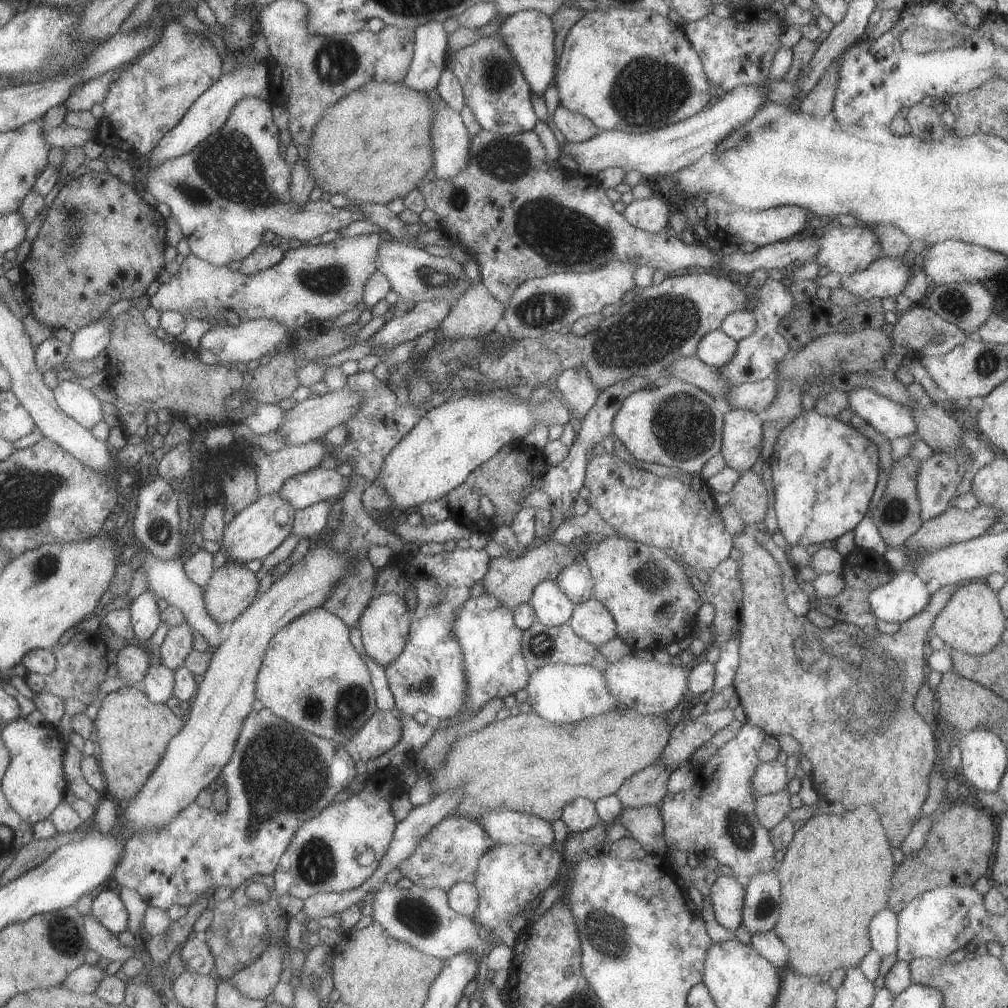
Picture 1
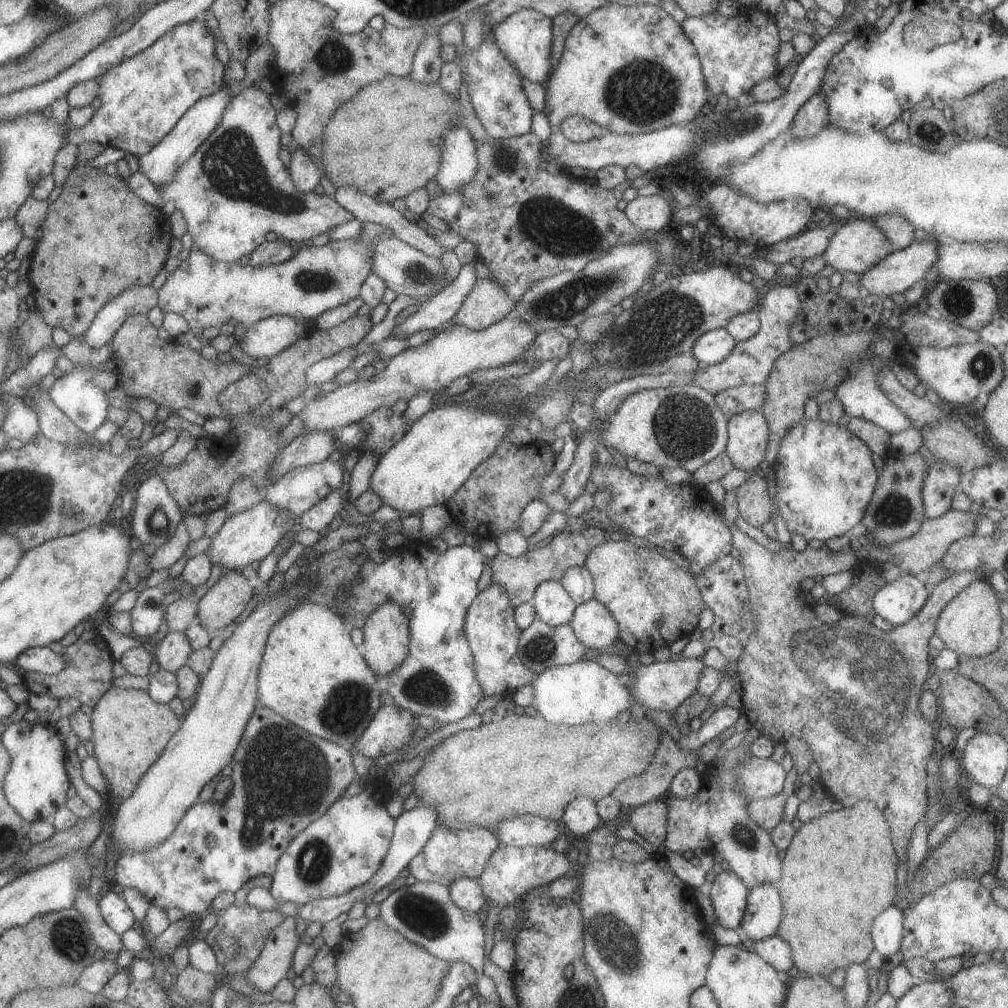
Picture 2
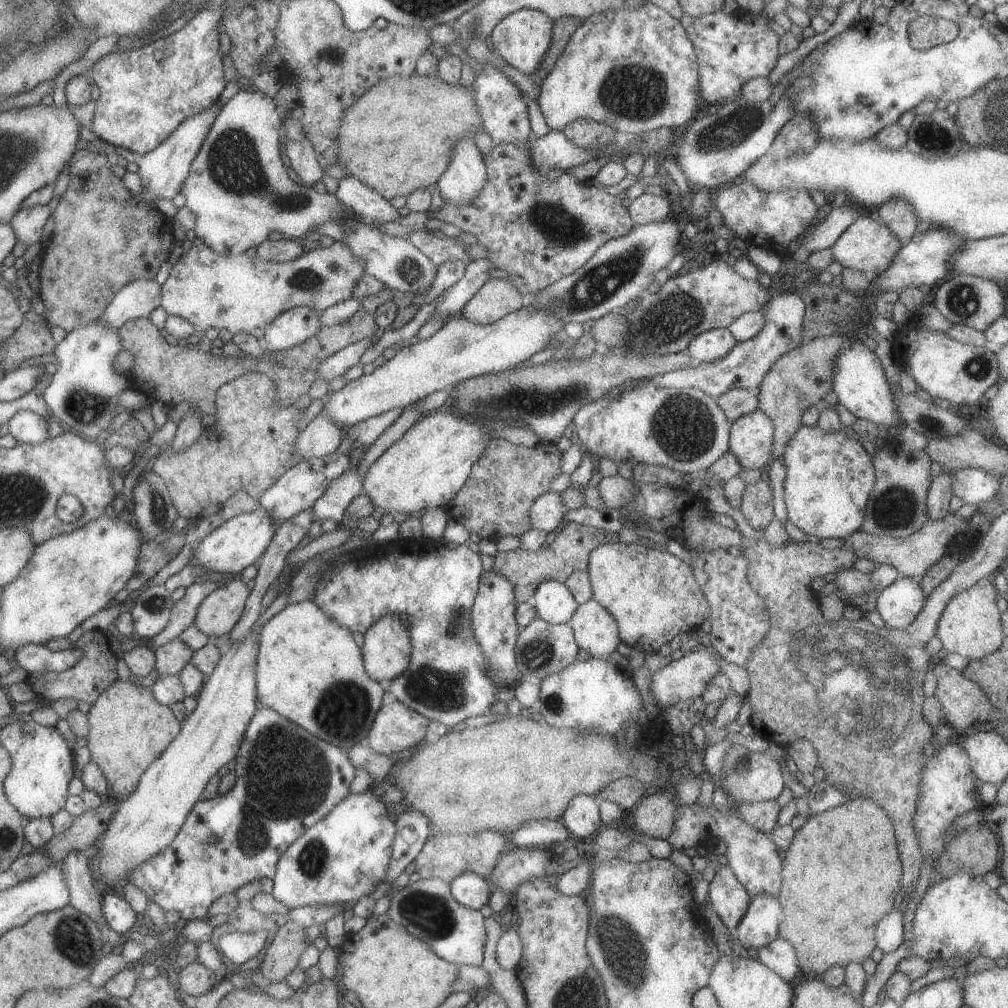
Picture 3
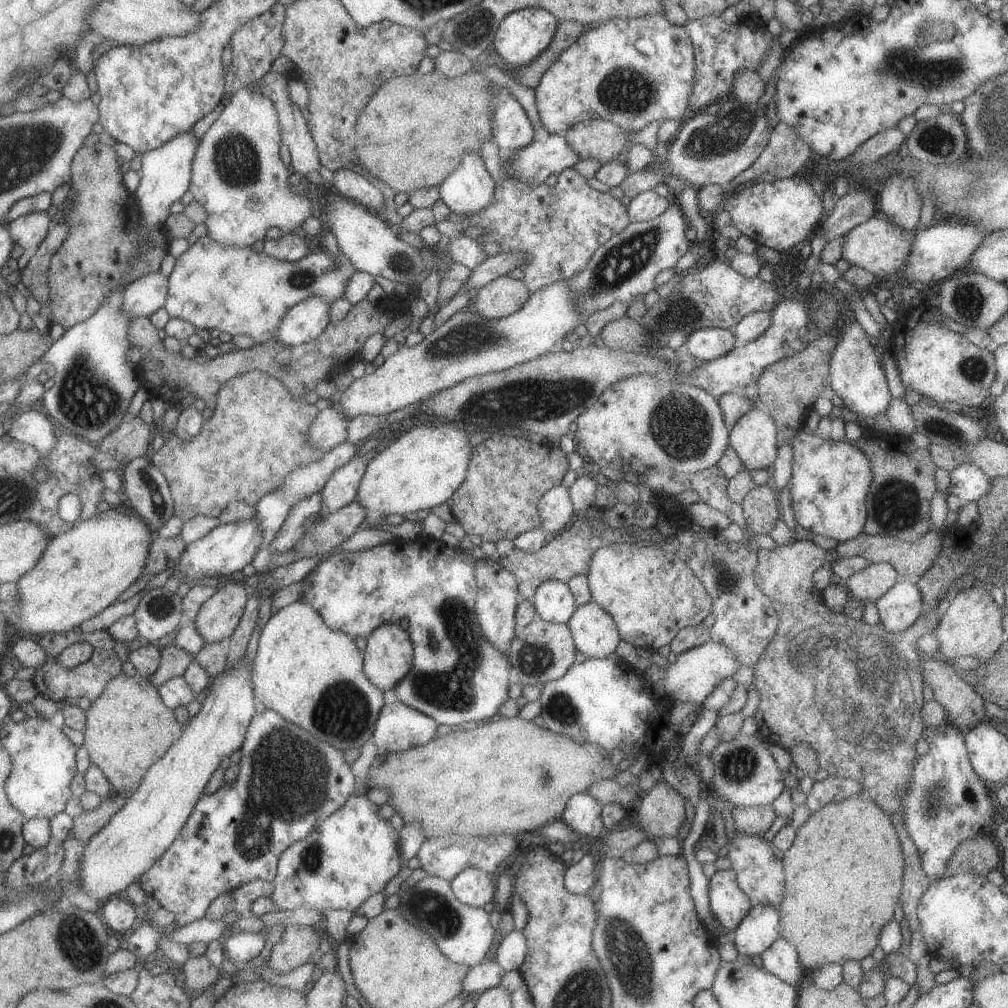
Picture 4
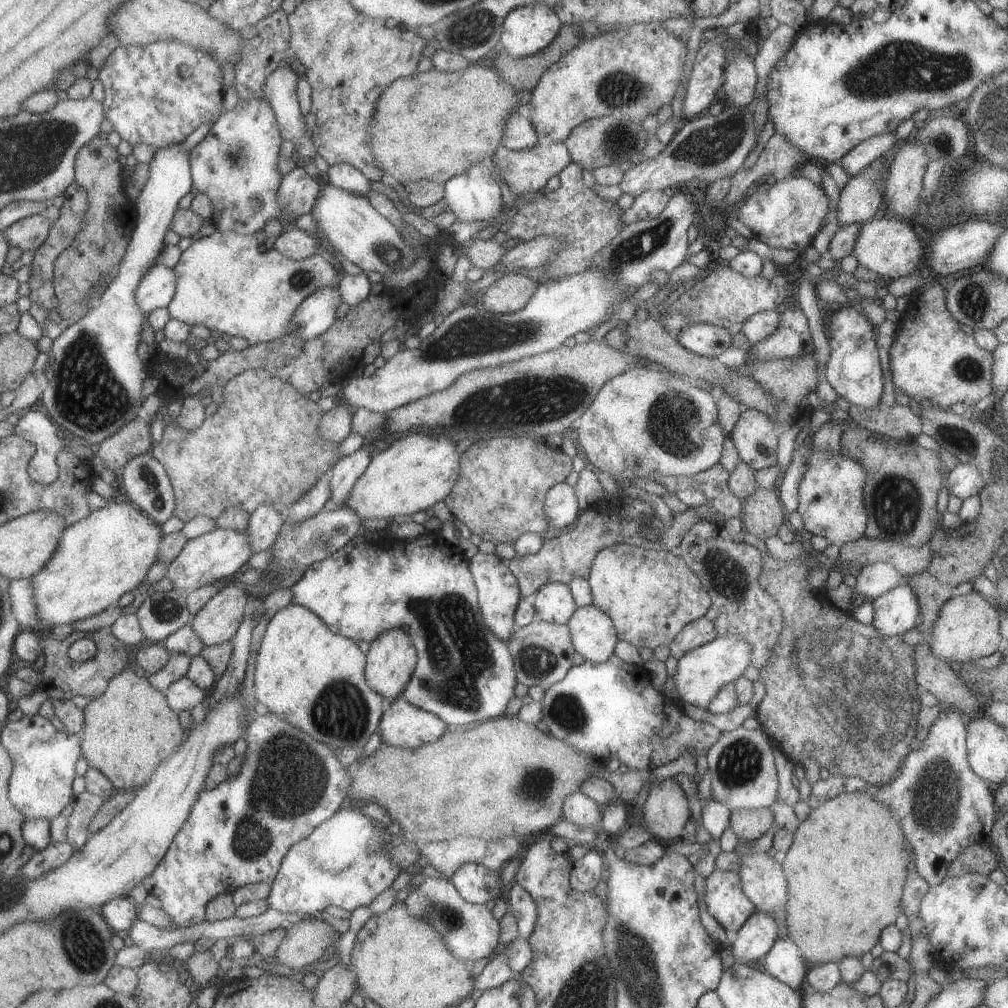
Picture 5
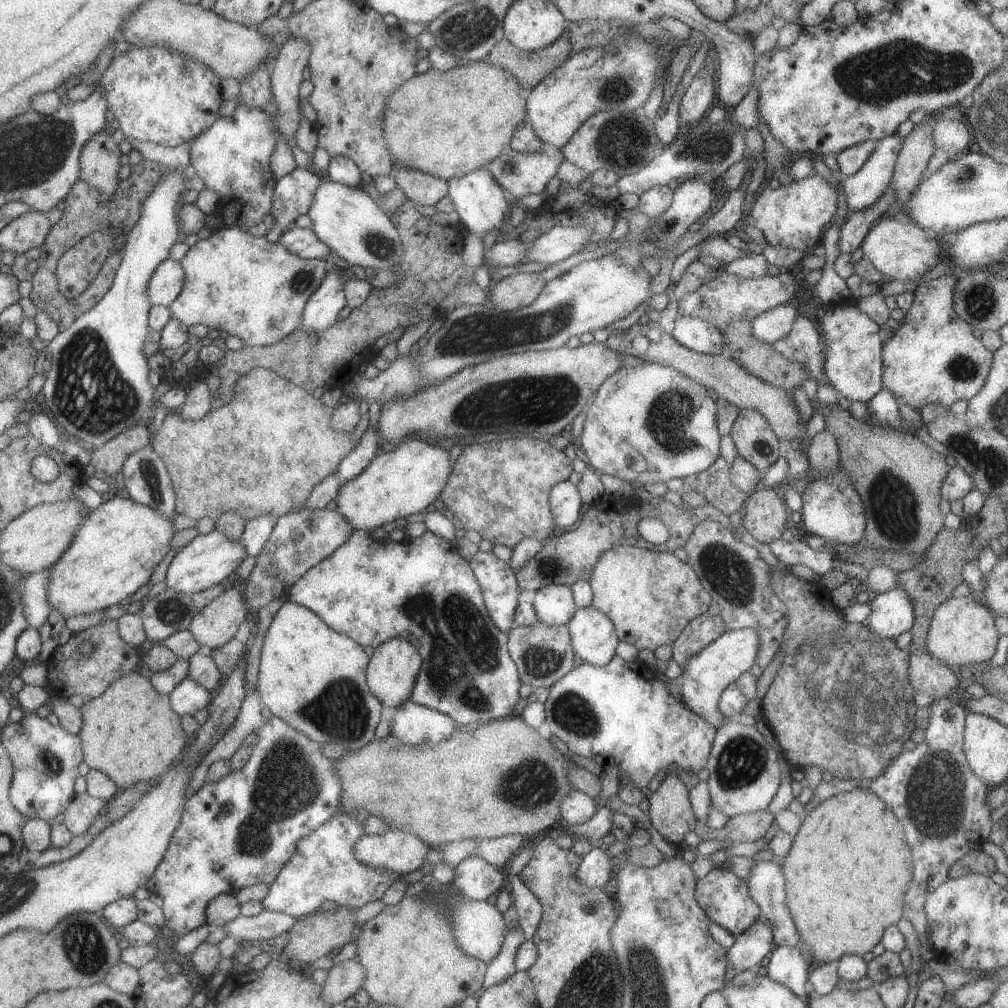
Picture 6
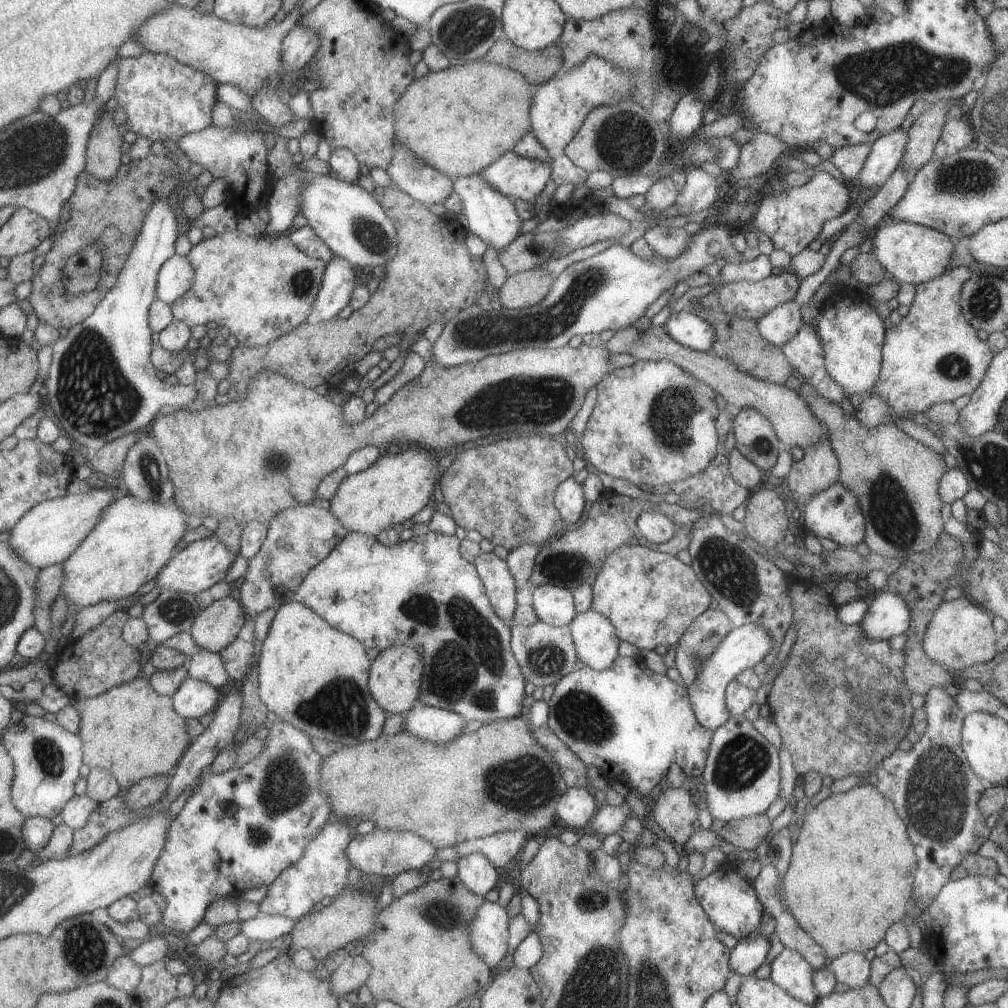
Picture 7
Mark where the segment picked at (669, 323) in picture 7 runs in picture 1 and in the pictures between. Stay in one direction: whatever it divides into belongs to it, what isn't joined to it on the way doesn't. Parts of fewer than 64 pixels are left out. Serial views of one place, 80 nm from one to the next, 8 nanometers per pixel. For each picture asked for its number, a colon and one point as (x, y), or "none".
1: (715, 348)
2: (714, 346)
3: (711, 345)
4: (705, 344)
5: (709, 340)
6: (695, 334)

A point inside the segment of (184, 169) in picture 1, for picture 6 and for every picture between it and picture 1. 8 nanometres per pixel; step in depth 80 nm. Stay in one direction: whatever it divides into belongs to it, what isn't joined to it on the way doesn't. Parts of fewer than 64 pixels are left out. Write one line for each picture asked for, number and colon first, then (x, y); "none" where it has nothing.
2: (233, 190)
3: (238, 188)
4: (236, 175)
5: (235, 164)
6: (231, 157)

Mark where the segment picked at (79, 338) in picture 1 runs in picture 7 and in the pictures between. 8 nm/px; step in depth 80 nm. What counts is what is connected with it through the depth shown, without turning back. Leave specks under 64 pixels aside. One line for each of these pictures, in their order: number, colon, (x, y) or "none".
2: (140, 299)
3: (136, 299)
4: (144, 295)
5: (156, 288)
6: (165, 284)
7: (175, 276)

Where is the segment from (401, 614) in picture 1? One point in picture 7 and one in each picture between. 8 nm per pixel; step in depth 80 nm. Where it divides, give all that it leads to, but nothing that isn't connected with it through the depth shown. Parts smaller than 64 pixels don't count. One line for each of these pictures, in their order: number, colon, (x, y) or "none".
2: (386, 636)
3: (386, 650)
4: (387, 658)
5: (391, 659)
6: (391, 671)
7: (394, 677)

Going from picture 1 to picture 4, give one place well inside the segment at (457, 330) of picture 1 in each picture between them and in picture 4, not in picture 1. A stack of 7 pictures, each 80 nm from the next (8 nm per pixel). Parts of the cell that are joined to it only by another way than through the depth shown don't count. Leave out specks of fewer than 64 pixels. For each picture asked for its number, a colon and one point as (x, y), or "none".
2: (486, 304)
3: (496, 297)
4: (504, 295)

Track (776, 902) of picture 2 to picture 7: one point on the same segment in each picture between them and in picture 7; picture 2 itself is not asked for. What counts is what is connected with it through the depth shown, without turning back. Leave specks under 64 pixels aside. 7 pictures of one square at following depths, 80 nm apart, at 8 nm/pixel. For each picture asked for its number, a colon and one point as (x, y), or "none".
3: (759, 926)
4: (760, 927)
5: (755, 936)
6: (750, 947)
7: (749, 953)

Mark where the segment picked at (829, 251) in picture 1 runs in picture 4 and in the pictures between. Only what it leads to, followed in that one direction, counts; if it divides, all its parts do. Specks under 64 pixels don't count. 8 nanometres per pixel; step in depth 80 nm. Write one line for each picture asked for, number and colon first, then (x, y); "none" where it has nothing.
2: (857, 246)
3: (865, 245)
4: (879, 247)

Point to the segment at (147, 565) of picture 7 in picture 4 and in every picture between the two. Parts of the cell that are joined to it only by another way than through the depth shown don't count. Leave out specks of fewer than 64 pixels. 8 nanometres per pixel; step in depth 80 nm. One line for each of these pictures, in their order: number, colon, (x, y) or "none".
4: (82, 571)
5: (98, 558)
6: (113, 552)

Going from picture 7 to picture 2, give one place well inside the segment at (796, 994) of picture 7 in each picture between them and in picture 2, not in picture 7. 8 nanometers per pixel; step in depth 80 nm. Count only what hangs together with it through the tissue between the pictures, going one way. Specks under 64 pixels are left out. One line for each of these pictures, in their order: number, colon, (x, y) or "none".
2: (776, 952)
3: (779, 956)
4: (780, 958)
5: (784, 961)
6: (786, 966)

